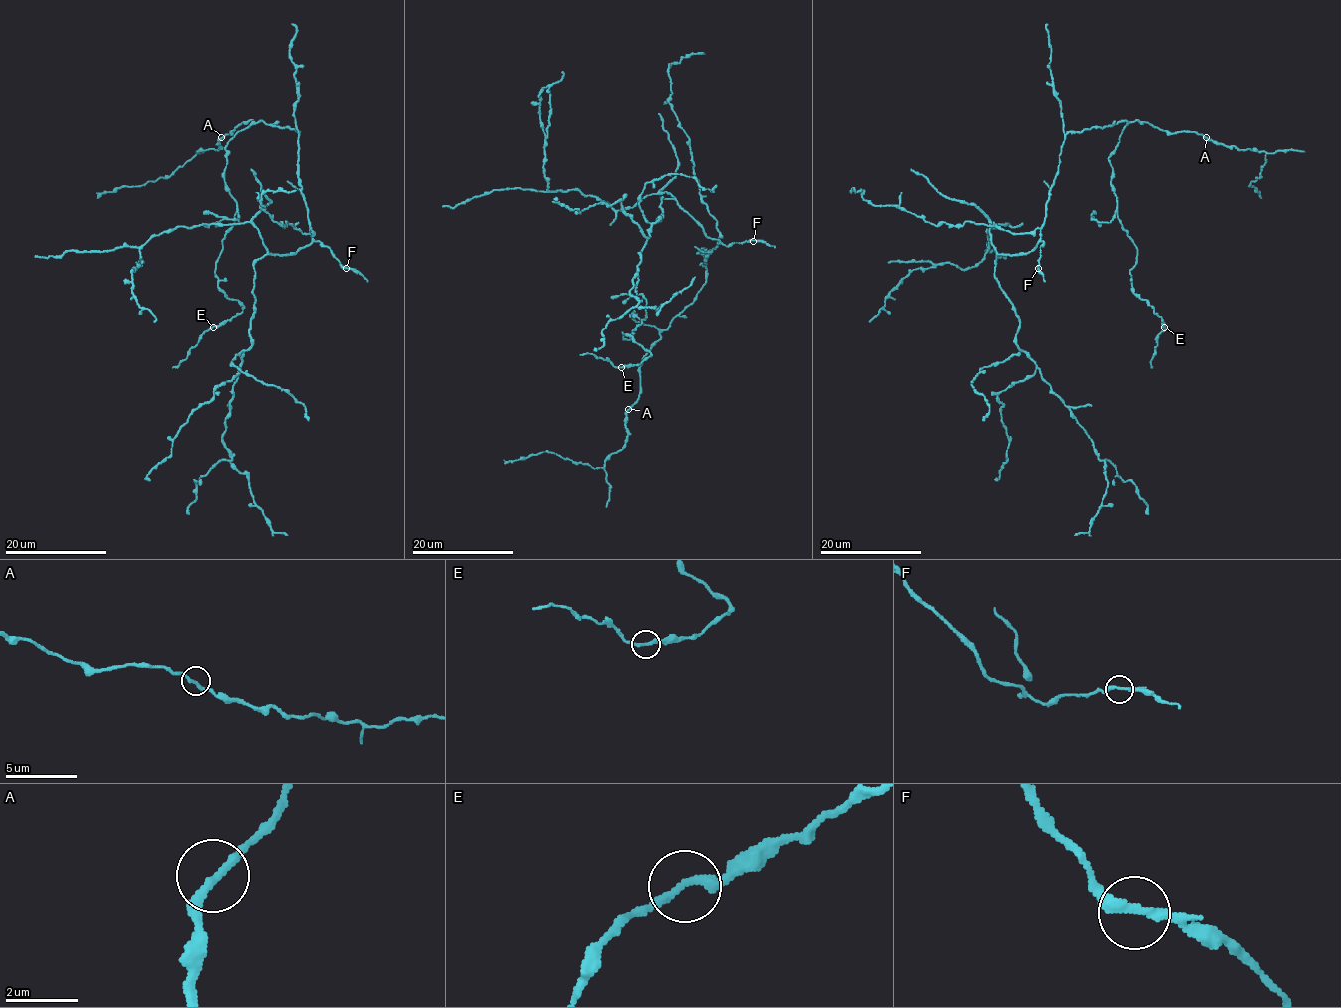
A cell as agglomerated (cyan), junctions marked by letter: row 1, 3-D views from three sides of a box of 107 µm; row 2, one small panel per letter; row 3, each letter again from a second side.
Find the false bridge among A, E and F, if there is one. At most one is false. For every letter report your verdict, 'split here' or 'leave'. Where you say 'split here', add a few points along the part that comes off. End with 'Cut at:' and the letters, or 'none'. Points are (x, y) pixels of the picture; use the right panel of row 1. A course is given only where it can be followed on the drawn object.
A: leave
E: leave
F: leave
Cut at: none

